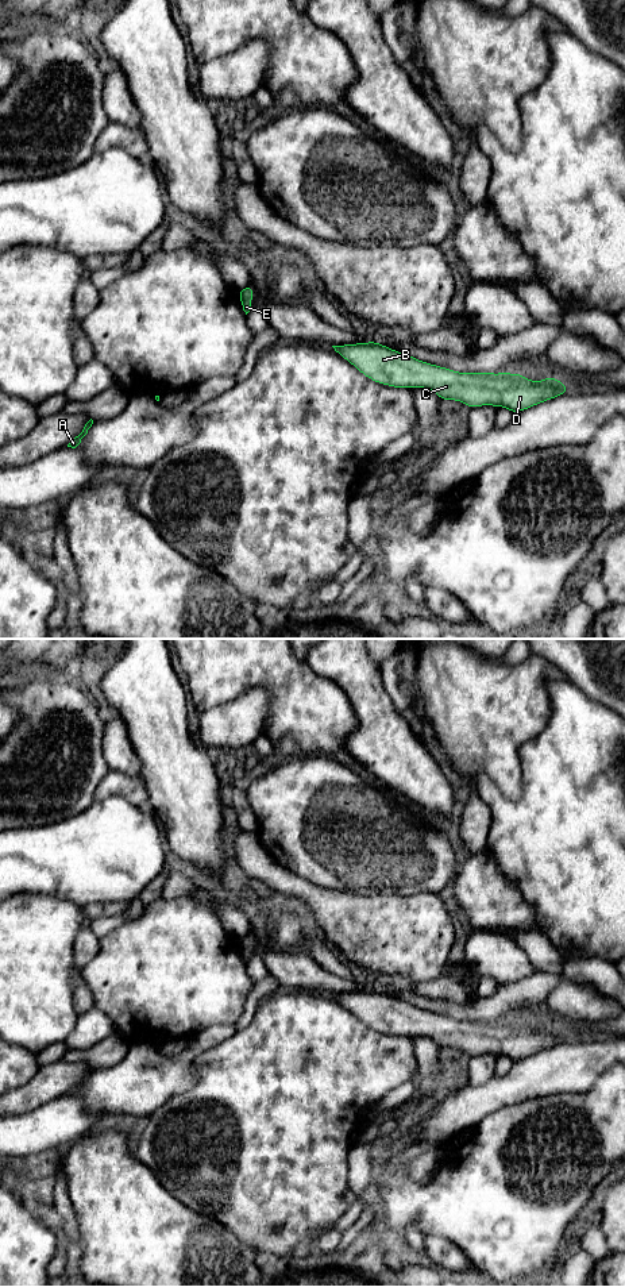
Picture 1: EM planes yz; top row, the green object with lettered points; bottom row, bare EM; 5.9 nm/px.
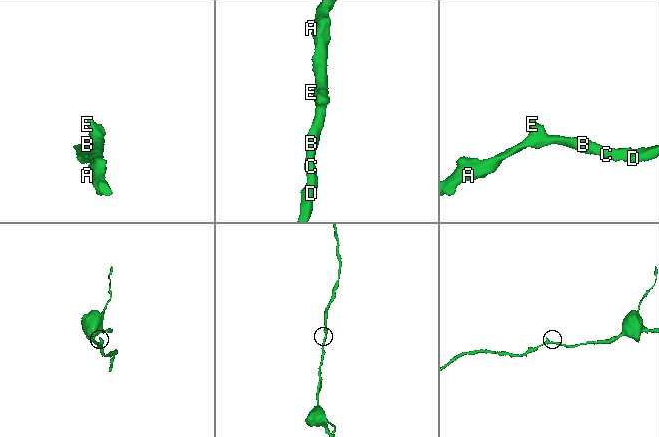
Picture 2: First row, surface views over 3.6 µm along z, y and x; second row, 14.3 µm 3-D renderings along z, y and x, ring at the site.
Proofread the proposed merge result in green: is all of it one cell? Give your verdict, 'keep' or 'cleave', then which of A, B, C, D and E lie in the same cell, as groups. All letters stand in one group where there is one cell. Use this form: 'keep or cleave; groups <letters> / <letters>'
keep; groups A B C D E

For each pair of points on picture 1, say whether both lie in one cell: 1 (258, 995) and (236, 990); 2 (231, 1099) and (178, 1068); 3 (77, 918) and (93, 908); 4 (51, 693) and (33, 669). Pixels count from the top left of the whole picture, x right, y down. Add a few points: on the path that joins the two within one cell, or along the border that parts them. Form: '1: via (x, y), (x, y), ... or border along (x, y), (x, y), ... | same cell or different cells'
1: border along (253, 985), (236, 1022) | different cells
2: border along (208, 1049), (195, 1064), (196, 1079), (170, 1098) | different cells
3: border along (80, 908), (88, 918) | different cells
4: border along (43, 673), (33, 677) | different cells

